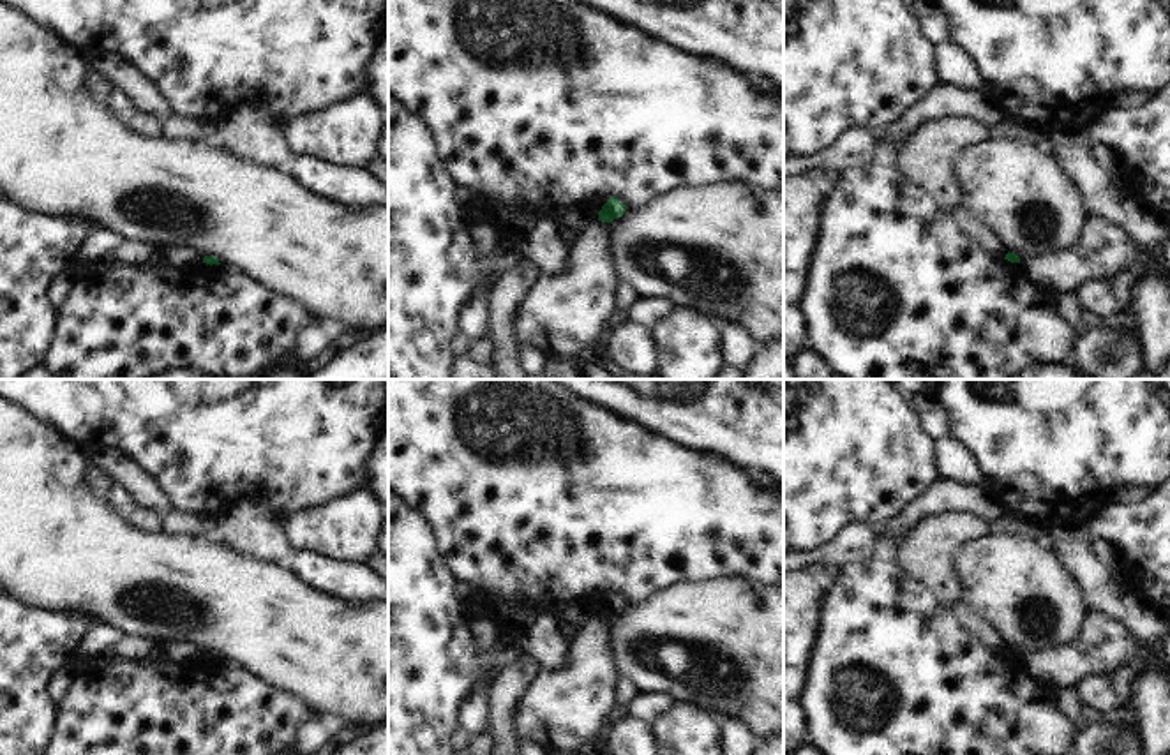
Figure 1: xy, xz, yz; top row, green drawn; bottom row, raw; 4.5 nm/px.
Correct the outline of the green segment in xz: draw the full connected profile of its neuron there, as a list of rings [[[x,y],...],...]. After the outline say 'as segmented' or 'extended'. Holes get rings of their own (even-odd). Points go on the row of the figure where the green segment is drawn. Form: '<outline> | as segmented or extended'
[[[611,196],[598,219],[568,247],[565,268],[542,273],[531,284],[514,316],[517,342],[577,358],[621,318],[614,305],[619,280],[609,258],[607,224],[625,210],[626,206]]] | extended

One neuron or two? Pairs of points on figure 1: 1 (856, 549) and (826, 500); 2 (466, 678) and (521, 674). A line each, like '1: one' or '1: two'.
1: two
2: two

